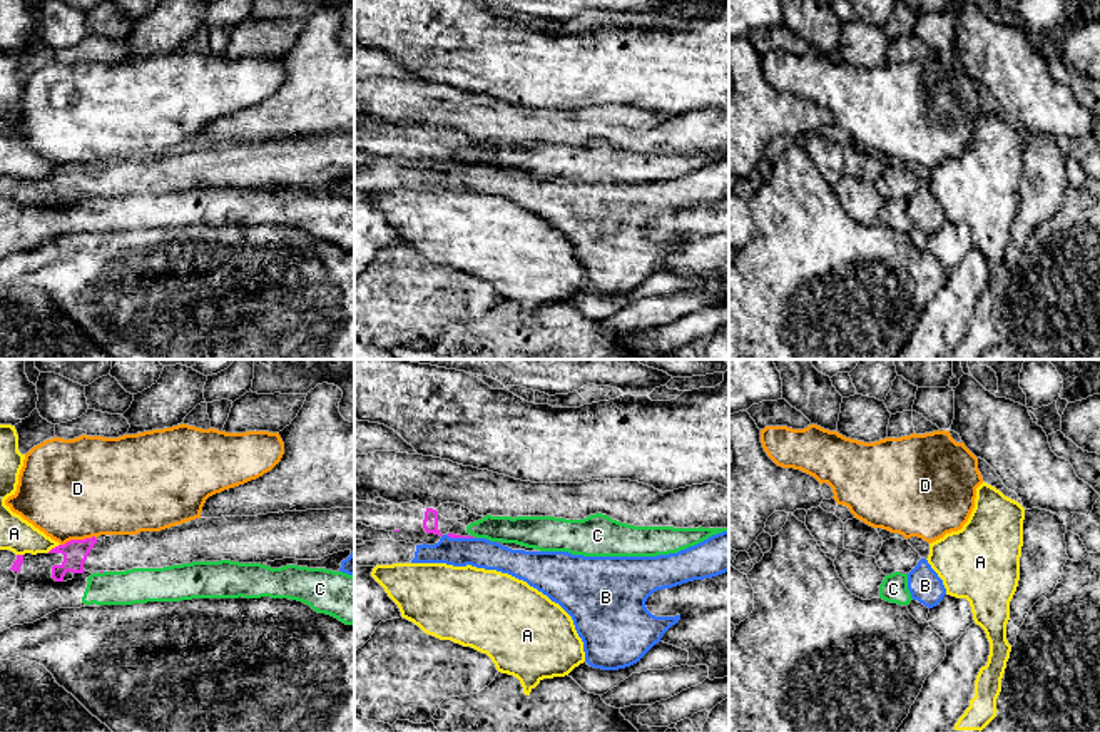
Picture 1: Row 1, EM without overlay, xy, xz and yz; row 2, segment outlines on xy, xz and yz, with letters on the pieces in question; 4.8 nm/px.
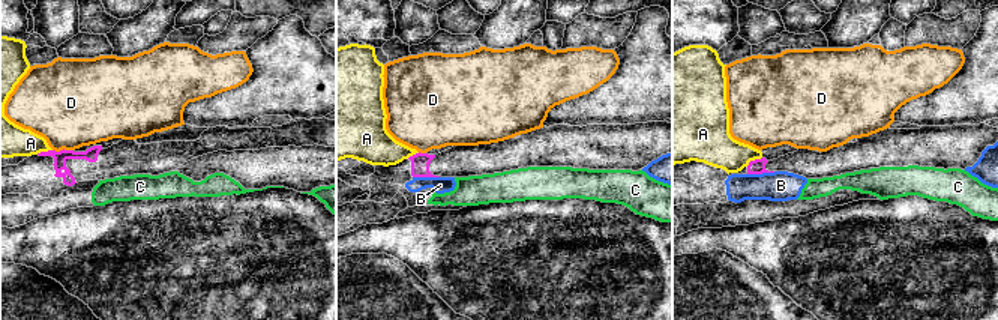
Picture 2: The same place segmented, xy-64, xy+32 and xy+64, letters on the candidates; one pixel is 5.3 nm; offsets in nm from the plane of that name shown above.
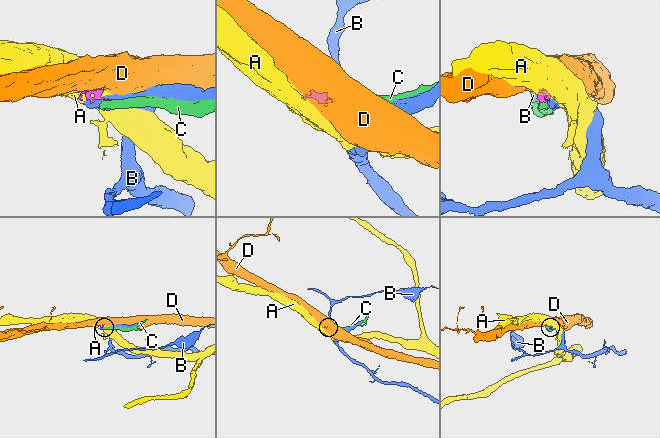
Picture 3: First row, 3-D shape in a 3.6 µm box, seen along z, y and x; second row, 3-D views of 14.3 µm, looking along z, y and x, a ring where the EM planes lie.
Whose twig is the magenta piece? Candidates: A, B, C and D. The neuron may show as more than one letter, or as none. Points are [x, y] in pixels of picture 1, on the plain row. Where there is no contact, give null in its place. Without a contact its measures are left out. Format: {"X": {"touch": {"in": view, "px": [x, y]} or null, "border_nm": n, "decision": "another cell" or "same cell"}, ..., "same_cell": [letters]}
{"A": {"touch": {"in": "xy", "px": [52, 174]}, "border_nm": 80, "decision": "another cell"}, "B": {"touch": {"in": "xz", "px": [460, 162]}, "border_nm": 130, "decision": "another cell"}, "C": {"touch": null, "decision": "another cell"}, "D": {"touch": {"in": "xy", "px": [77, 166]}, "border_nm": 180, "decision": "another cell"}, "same_cell": []}

